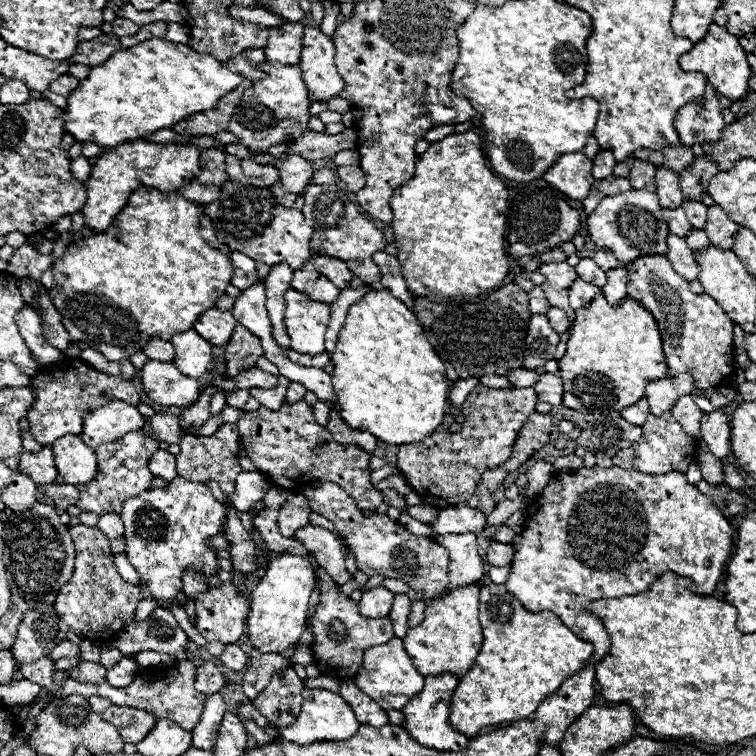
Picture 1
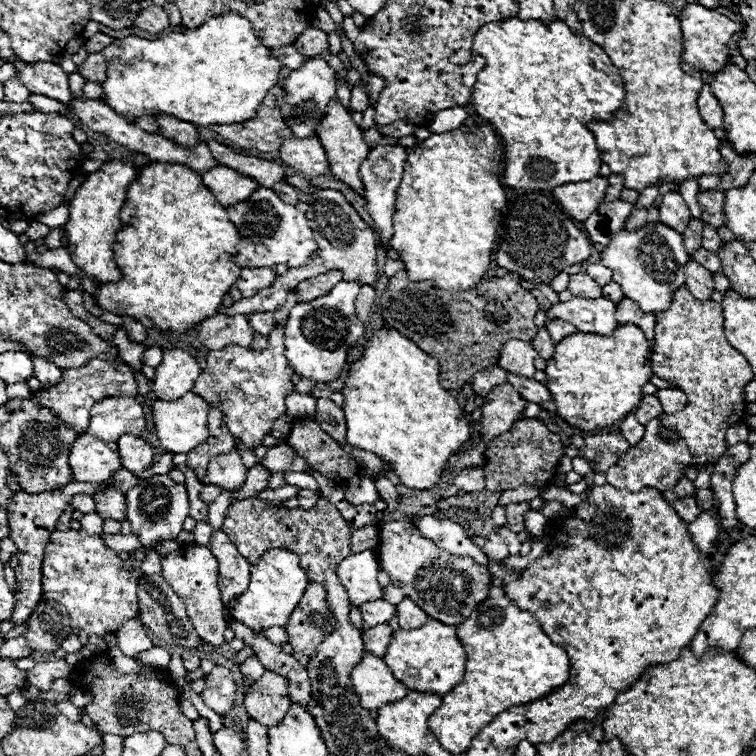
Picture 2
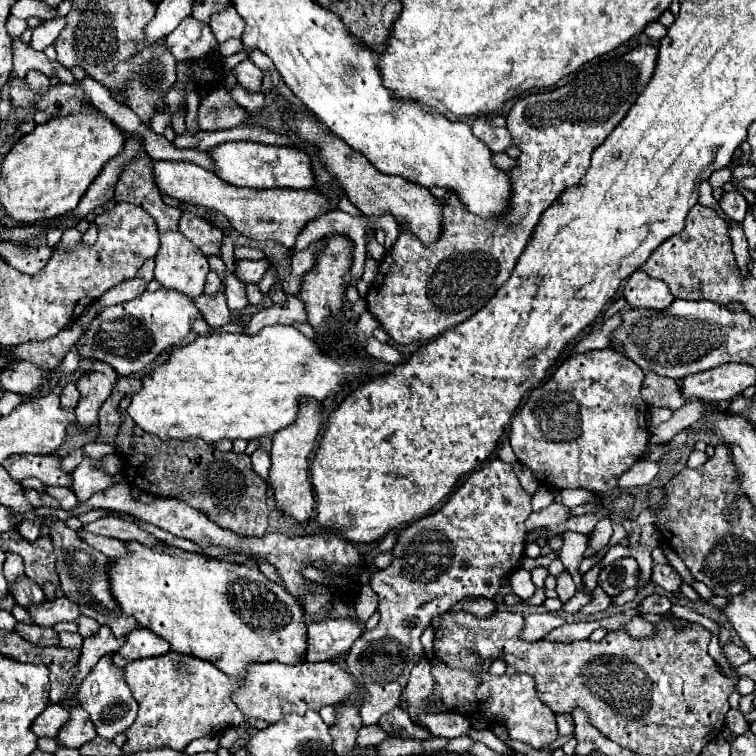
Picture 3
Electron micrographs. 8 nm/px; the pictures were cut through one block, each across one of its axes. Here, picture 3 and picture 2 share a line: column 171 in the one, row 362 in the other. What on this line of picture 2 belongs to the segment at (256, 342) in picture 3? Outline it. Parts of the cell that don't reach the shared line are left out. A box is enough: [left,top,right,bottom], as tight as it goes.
[344,328,470,490]

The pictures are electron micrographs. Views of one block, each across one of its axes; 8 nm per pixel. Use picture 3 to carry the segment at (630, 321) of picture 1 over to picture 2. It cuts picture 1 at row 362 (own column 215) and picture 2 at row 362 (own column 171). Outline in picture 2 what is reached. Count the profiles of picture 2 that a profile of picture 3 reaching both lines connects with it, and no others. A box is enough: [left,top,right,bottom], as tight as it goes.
[546,326,650,430]

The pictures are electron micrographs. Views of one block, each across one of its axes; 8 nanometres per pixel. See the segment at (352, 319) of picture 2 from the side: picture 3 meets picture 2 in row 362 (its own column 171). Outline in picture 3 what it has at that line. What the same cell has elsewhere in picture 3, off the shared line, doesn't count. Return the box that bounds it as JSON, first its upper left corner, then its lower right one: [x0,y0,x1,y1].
[78,288,200,376]

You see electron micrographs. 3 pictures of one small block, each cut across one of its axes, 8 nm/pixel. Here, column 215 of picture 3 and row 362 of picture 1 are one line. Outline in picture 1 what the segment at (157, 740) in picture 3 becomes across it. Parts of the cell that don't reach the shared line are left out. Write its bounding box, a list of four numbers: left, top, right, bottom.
[628,256,736,390]

